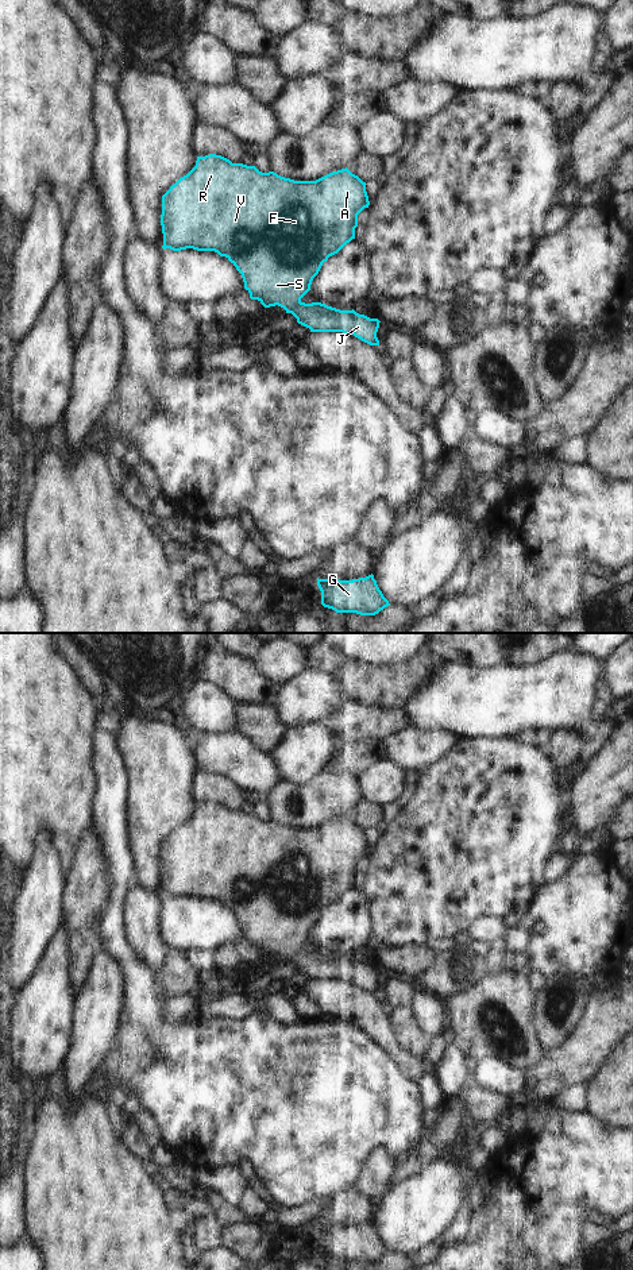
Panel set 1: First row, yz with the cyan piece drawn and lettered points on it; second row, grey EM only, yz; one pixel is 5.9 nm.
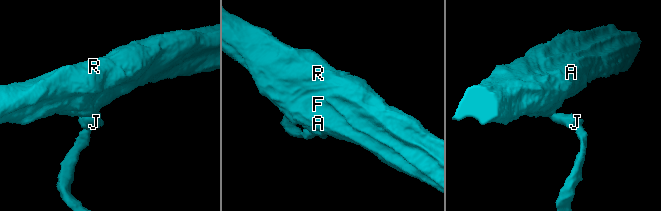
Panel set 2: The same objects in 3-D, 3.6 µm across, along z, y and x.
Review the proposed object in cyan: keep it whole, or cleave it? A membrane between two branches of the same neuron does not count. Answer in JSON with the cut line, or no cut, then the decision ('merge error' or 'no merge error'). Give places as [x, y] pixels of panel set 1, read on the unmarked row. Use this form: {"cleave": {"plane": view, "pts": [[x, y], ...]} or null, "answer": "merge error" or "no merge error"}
{"cleave": null, "answer": "no merge error"}

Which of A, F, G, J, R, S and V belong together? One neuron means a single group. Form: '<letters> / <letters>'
A F G J R S V

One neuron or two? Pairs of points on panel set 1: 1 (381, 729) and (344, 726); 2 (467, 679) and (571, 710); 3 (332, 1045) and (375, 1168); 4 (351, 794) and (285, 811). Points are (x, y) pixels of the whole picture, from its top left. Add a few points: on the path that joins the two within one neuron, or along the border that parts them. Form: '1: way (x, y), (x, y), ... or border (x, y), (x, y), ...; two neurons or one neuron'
1: way (371, 726), (354, 726); one neuron
2: way (493, 699), (545, 699); one neuron
3: border (397, 1160), (378, 1147), (366, 1160), (356, 1182); two neurons
4: way (335, 795), (325, 796), (313, 803), (301, 815); one neuron

